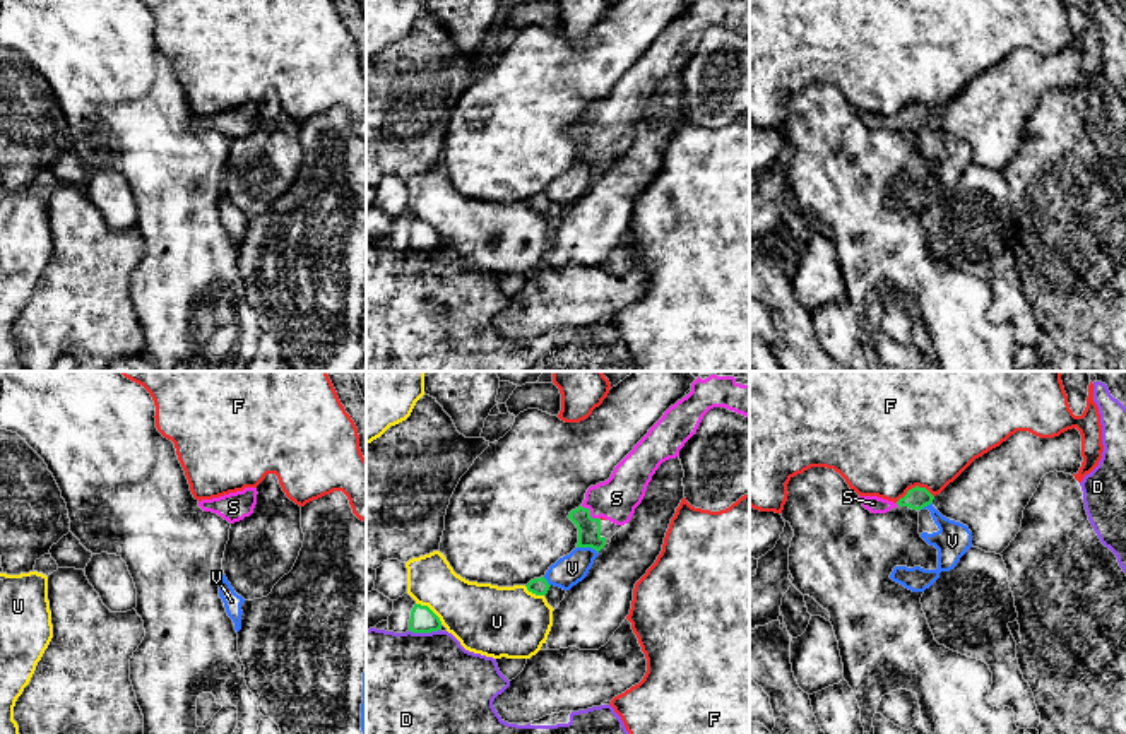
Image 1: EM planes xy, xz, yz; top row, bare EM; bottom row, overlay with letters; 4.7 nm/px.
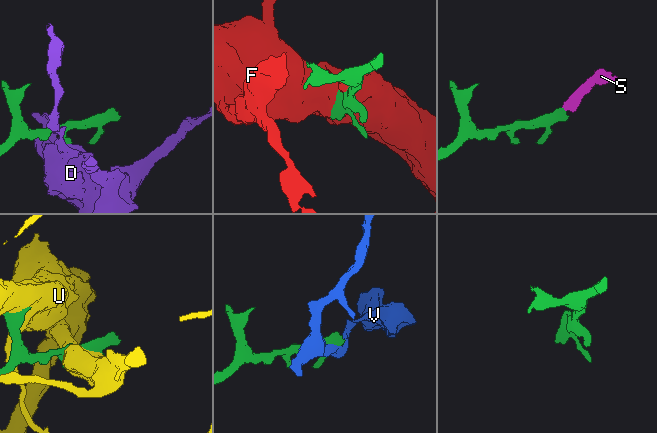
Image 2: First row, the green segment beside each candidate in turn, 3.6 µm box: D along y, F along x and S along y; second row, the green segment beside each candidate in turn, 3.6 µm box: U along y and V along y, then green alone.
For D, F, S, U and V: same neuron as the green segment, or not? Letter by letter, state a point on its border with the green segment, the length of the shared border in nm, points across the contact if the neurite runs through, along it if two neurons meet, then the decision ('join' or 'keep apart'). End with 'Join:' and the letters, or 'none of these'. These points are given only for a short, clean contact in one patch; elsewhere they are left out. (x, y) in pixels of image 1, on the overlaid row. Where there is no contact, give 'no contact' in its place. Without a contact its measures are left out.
D: contact xz (425, 632); length 150 nm; border xz (440, 628), (409, 632); keep apart
F: contact yz (916, 486); length 190 nm; keep apart
S: contact xz (589, 514); length 110 nm; way xz (589, 529), (589, 514), (603, 500), (616, 498); join
U: contact xz (430, 609); length 160 nm; keep apart
V: contact xz (587, 546); length 110 nm; keep apart
Join: S

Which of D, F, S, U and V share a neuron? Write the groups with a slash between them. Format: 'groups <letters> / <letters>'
groups D / F / S / U / V

